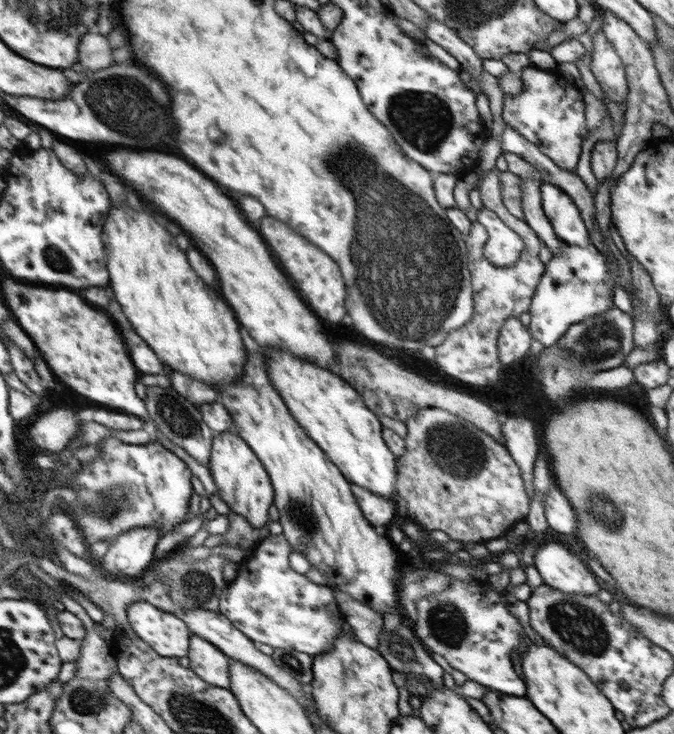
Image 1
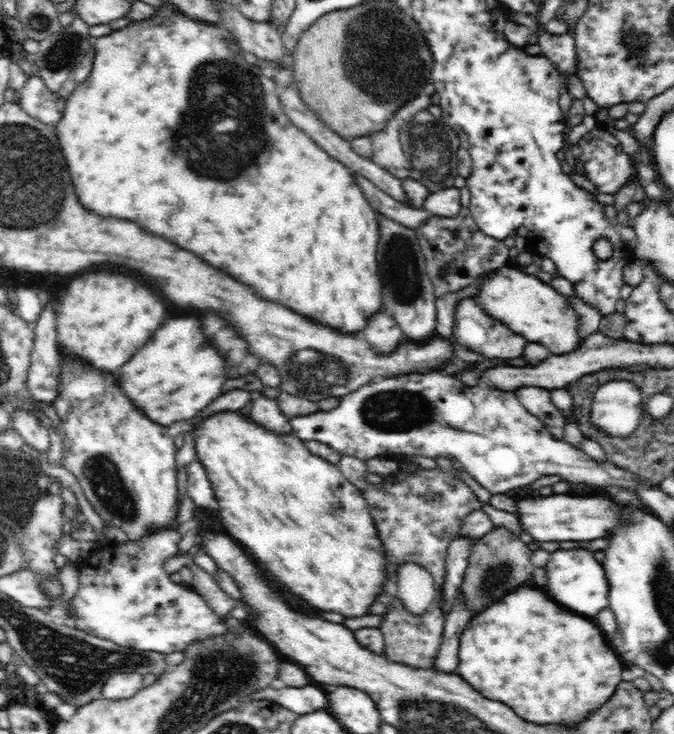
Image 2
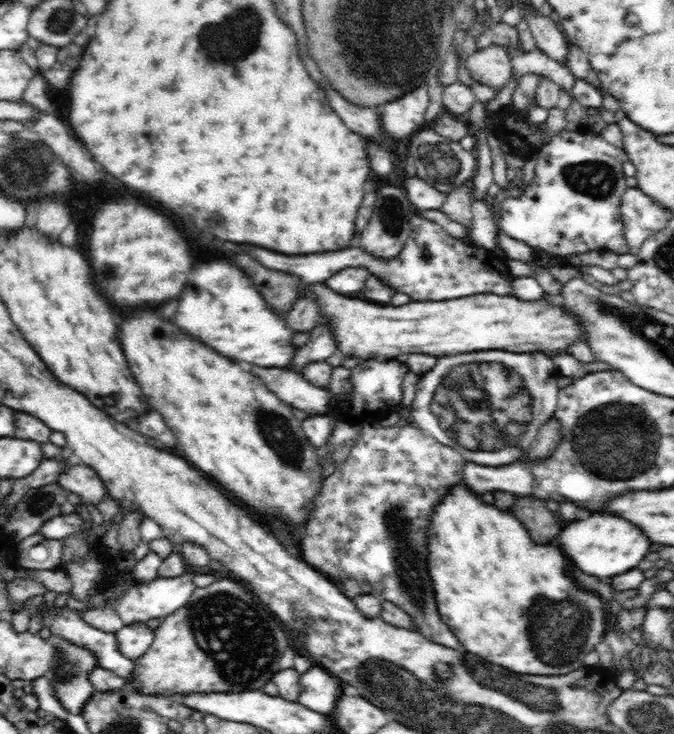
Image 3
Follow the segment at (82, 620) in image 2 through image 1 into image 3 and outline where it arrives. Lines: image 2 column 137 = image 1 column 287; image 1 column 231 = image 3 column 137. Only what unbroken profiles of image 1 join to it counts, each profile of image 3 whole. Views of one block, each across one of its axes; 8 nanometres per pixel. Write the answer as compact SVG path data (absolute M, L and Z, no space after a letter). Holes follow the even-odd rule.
M184 573L180 576L171 576L170 579L165 579L163 576L150 581L148 584L140 583L136 580L130 586L130 590L116 602L116 613L122 619L124 625L132 623L141 623L150 620L150 618L160 618L171 615L175 610L182 608L188 604L188 599L192 593L198 588L194 585L192 578L194 573Z

